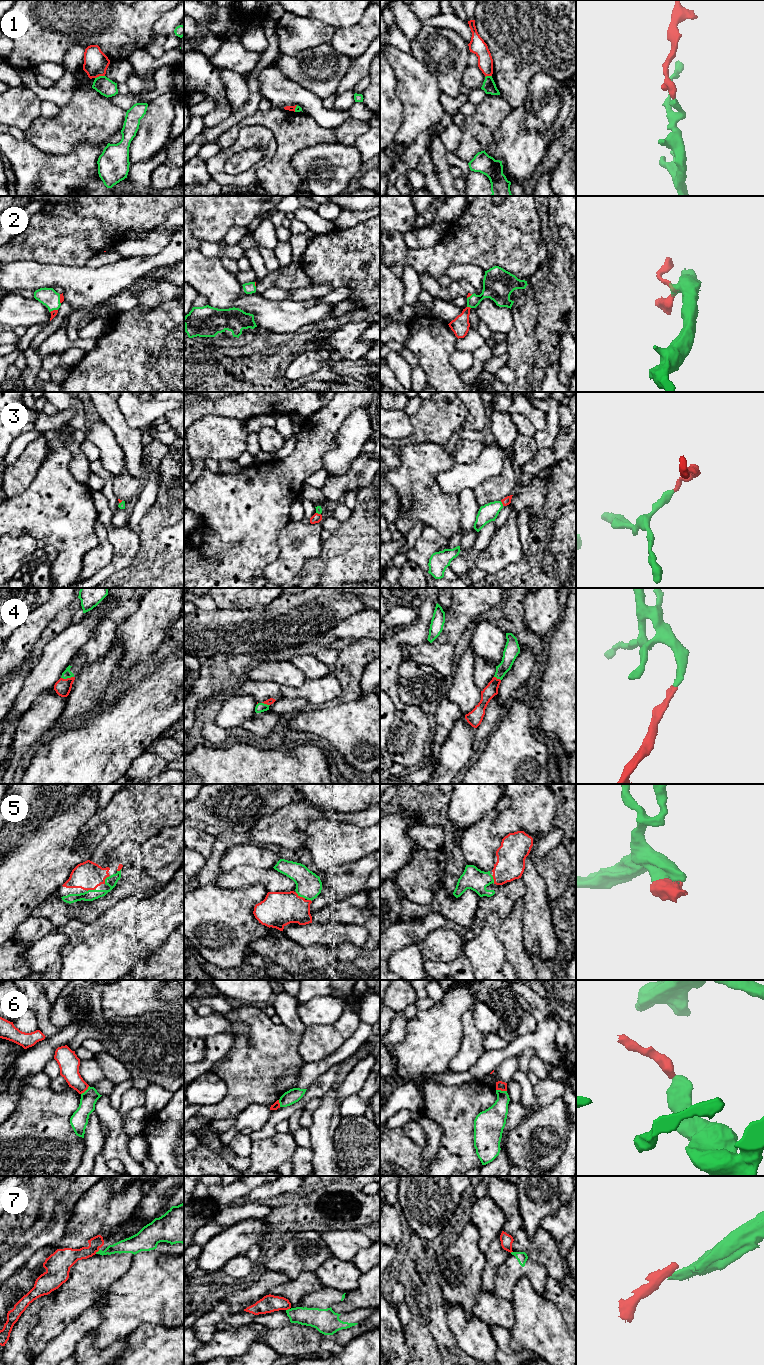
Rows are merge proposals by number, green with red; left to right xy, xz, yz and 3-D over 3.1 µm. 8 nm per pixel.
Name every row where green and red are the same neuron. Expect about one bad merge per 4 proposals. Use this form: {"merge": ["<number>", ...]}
{"merge": ["2", "3", "4", "5"]}

